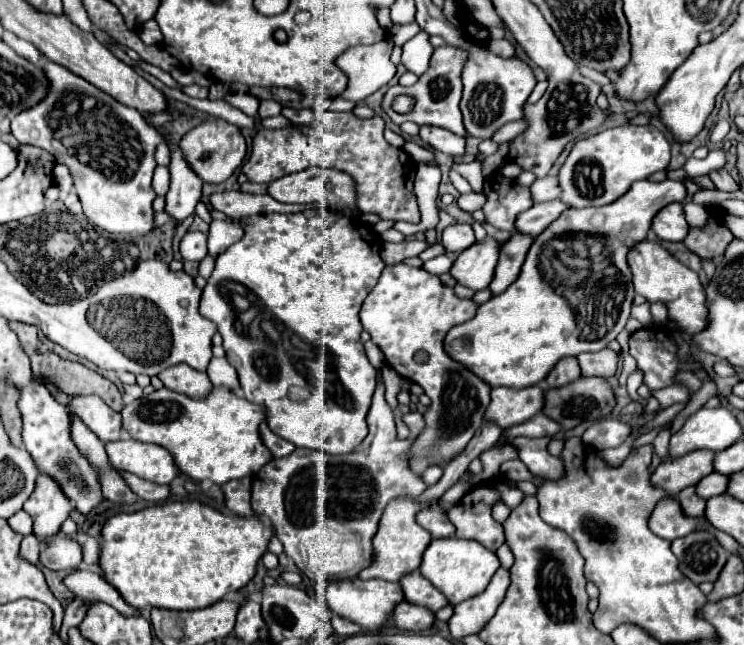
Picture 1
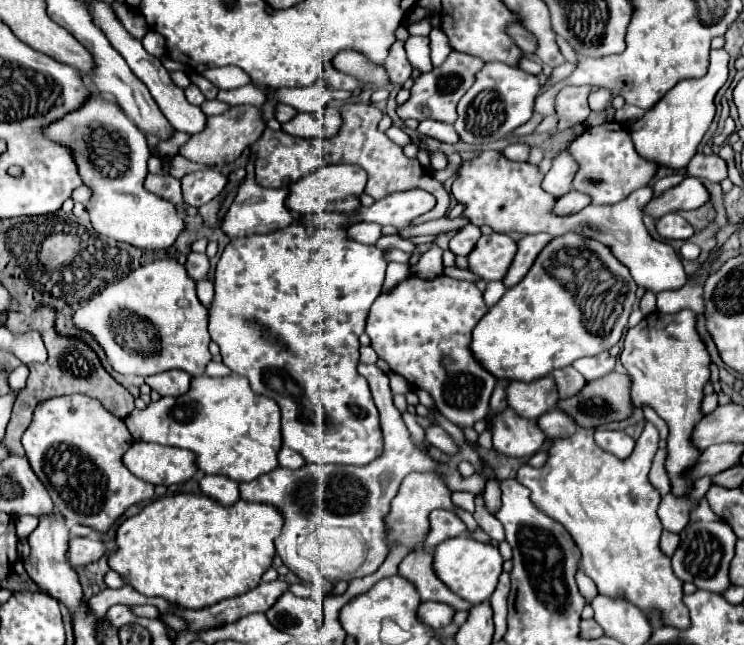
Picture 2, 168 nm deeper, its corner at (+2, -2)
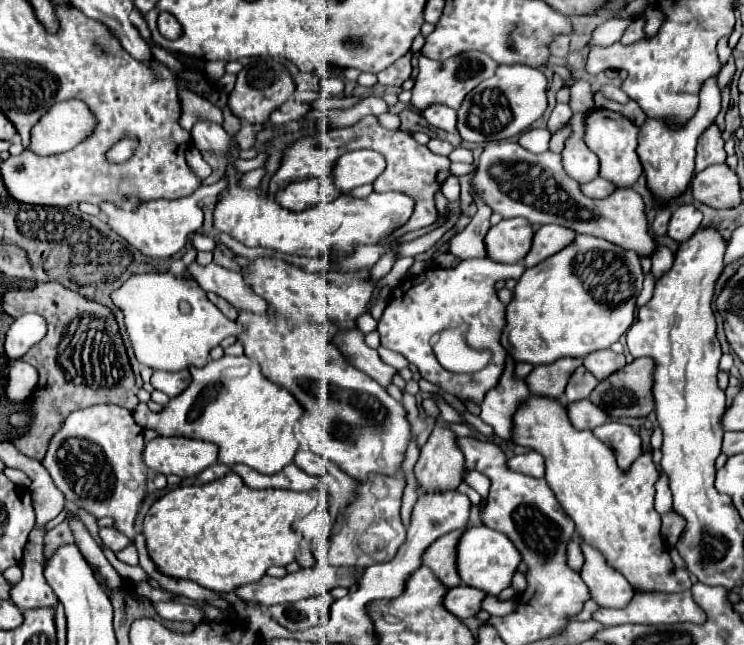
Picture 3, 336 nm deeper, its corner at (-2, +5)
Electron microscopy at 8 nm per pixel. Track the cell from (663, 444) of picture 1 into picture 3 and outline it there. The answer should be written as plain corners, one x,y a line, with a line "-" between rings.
661,474
661,478
659,478
659,482
655,484
655,488
657,488
655,510
657,510
659,514
671,512
673,506
671,506
671,494
669,494
669,486
667,486
667,476
665,476
665,474

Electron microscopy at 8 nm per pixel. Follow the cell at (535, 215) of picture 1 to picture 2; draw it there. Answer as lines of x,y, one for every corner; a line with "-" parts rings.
569,191
563,197
559,197
553,205
553,213
557,215
573,215
577,211
581,211
583,207
589,205
589,197
585,197
579,191

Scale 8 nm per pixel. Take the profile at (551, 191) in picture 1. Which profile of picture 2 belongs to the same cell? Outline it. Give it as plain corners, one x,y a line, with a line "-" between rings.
563,151
555,157
555,161
553,161
549,173
545,175
541,187
547,193
551,193
553,197
561,197
561,195
571,191
571,181
573,181
575,171
577,171
577,163
569,155
569,151

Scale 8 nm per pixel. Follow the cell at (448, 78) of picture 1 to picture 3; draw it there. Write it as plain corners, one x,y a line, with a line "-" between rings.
469,50
463,54
457,54
453,58
447,58
443,62
439,60
429,60
427,56
420,55
418,58
418,75
412,92
411,103
420,109
425,110
427,106
432,104
445,104
451,106
453,110
457,110
463,102
463,98
477,86
481,84
485,78
491,78
497,70
497,62
493,62
493,58
489,58
487,54
481,54
477,50

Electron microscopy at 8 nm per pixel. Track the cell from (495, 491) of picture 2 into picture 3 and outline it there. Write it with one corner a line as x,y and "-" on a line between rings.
527,452
521,456
515,456
509,460
509,468
519,470
523,474
535,476
535,478
543,478
545,476
545,464
543,464
543,456
539,452

